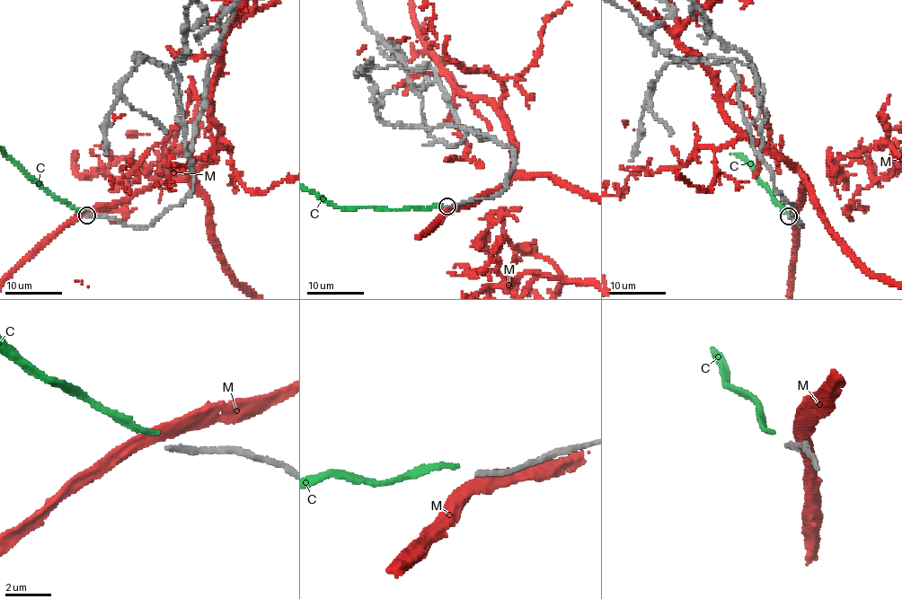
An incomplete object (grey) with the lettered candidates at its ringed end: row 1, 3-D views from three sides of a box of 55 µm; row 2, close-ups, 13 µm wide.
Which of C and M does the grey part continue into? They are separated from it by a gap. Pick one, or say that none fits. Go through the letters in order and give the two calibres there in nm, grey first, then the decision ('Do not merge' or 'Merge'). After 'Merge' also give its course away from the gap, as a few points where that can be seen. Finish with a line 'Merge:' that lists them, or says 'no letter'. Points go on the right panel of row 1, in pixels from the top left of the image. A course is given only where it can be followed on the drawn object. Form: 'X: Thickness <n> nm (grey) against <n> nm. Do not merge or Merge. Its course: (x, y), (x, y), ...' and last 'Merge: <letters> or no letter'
C: Thickness 220 nm (grey) against 190 nm. Do not merge
M: Thickness 220 nm (grey) against 460 nm. Do not merge
Merge: no letter

